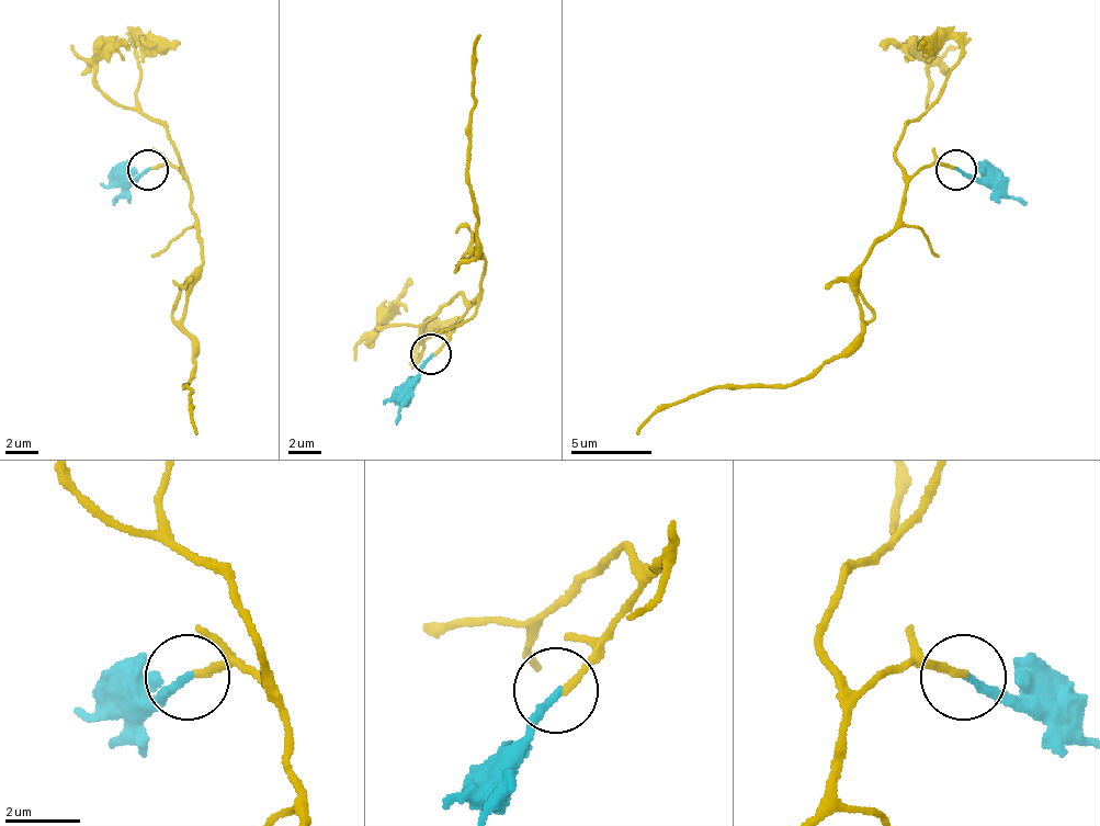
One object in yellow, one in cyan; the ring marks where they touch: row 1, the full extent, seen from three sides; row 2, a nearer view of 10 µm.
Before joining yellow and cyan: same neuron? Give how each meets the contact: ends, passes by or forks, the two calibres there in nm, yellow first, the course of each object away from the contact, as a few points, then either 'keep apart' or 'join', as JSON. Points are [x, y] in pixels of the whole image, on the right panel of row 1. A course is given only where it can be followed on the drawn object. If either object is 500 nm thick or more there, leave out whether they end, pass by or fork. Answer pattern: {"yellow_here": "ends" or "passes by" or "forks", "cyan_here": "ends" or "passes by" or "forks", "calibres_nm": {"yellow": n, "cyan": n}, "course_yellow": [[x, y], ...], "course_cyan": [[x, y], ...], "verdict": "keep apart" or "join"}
{"yellow_here": "ends", "cyan_here": "ends", "calibres_nm": {"yellow": 190, "cyan": 200}, "course_yellow": [[957, 166], [925, 166], [908, 182], [857, 283], [857, 336], [836, 357], [787, 384], [691, 393], [638, 433]], "course_cyan": [[957, 170], [1025, 206]], "verdict": "join"}

